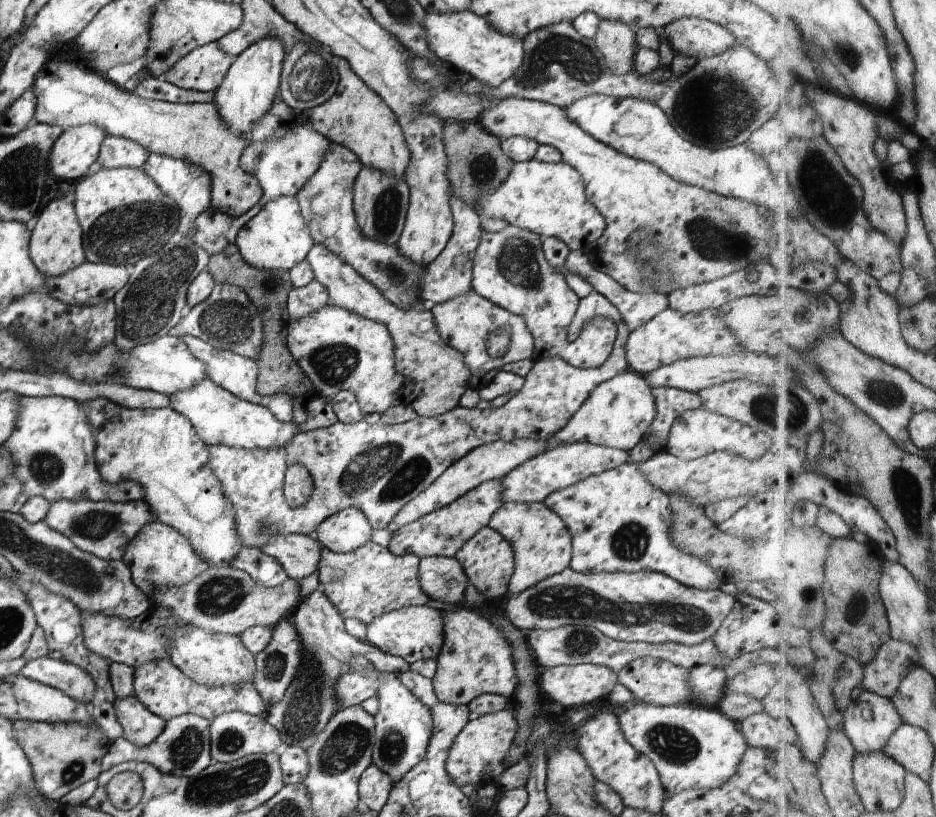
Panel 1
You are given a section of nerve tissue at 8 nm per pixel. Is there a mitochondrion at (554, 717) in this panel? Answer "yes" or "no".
no

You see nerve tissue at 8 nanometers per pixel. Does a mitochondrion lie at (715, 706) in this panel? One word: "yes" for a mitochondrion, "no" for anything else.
no

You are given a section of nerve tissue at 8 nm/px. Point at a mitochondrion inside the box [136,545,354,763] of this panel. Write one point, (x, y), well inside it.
(299, 719)

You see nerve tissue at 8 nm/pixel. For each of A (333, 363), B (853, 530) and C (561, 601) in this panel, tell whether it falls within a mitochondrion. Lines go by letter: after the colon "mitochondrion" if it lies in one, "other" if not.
A: mitochondrion
B: other
C: mitochondrion

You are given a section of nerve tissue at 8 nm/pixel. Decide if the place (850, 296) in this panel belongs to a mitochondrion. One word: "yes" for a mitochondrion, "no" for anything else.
no

